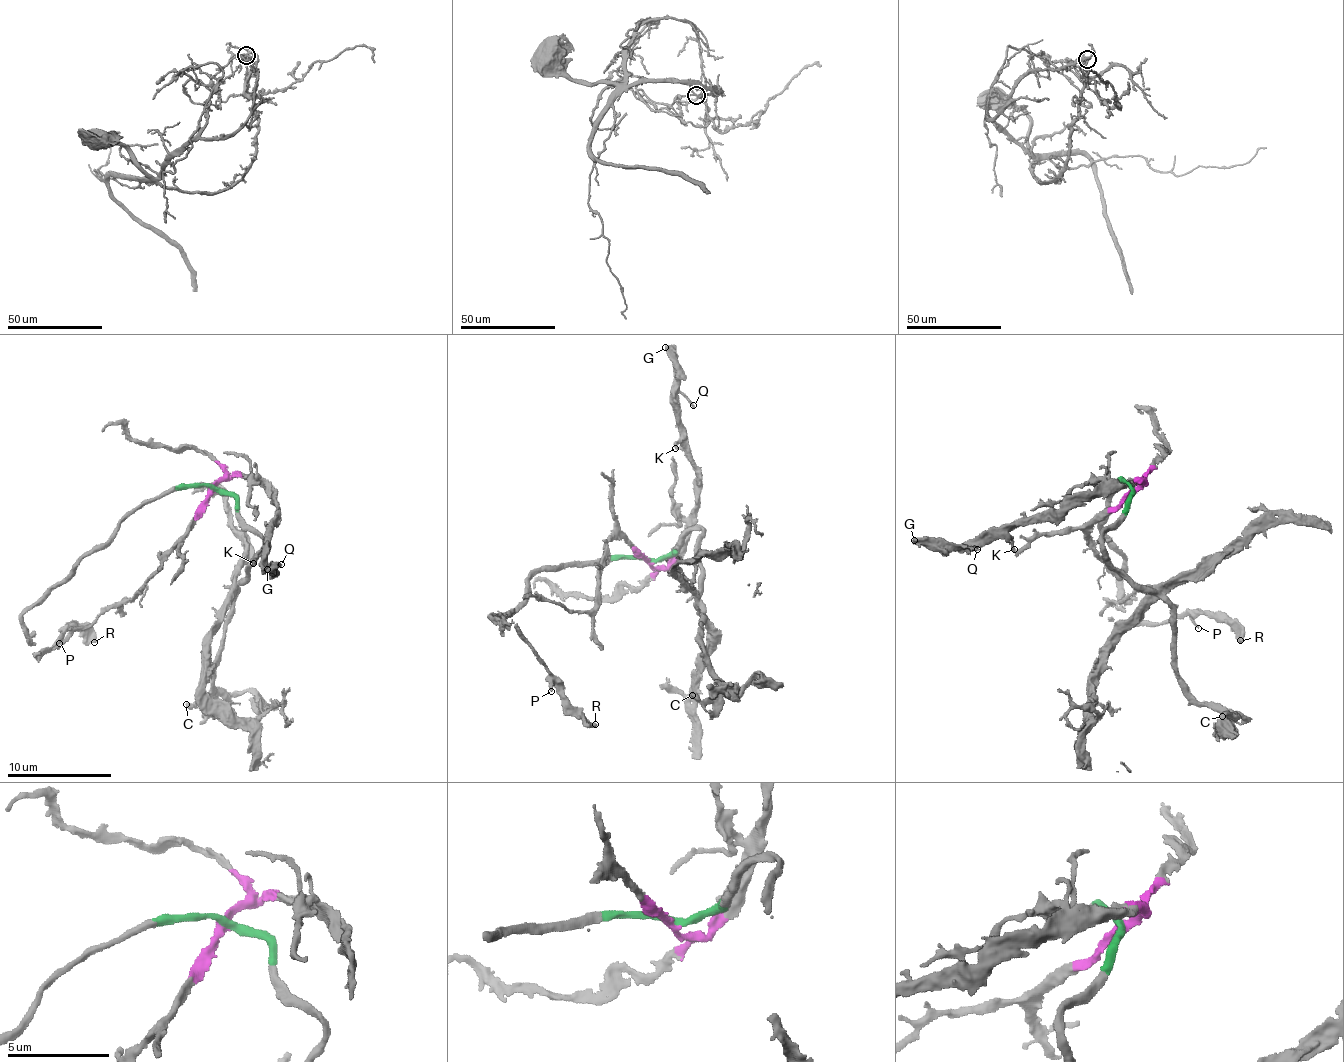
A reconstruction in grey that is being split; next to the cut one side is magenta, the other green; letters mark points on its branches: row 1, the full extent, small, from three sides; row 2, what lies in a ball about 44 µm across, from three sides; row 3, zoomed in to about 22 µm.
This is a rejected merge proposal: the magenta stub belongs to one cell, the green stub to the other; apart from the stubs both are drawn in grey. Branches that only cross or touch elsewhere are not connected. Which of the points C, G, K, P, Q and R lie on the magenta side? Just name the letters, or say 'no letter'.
G, K, Q

